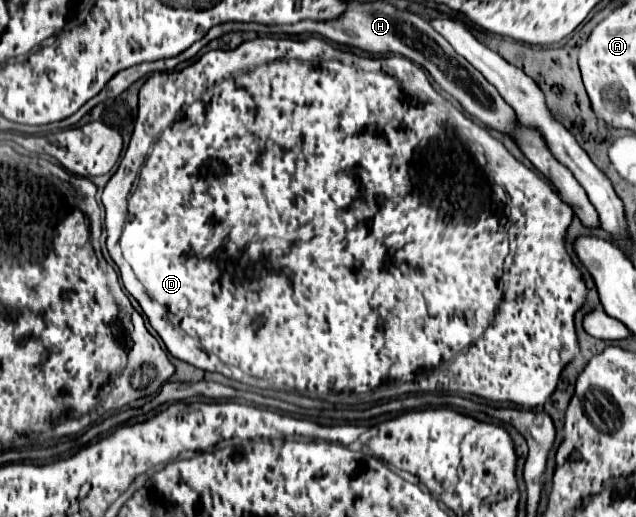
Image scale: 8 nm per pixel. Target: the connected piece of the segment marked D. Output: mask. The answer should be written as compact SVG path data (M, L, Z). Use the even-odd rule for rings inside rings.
M266 36L243 42L235 50L211 50L211 52L203 54L197 62L193 62L191 66L187 66L187 68L183 68L179 72L155 72L155 74L151 74L147 78L147 82L139 90L139 114L137 114L133 136L131 136L131 144L129 144L123 160L119 162L117 172L111 176L111 180L107 182L107 186L103 190L103 206L105 206L107 250L109 250L111 258L113 258L113 262L119 266L125 290L139 302L139 306L141 306L143 314L147 316L149 324L157 330L157 334L165 342L165 348L175 358L181 358L181 360L185 360L185 362L189 362L189 364L193 364L193 366L201 370L219 372L219 374L223 374L227 378L241 380L241 382L251 386L275 391L291 390L295 393L305 394L305 396L319 398L319 400L327 400L327 402L333 402L333 404L377 402L377 400L383 400L383 398L399 398L399 396L411 394L411 392L413 394L417 394L417 392L455 392L455 394L479 396L479 398L485 398L485 400L491 400L491 402L513 402L517 406L523 406L523 408L531 410L531 408L537 408L537 406L541 406L541 404L545 404L549 400L549 396L557 388L557 382L559 382L559 376L561 376L563 368L579 354L579 342L577 342L573 318L575 318L575 312L587 300L587 286L585 286L581 270L573 264L573 260L571 260L571 256L567 254L567 248L565 248L565 236L567 236L567 228L569 228L571 218L573 218L573 210L559 198L559 194L555 190L551 190L551 186L545 180L541 180L533 170L529 170L519 160L515 160L507 152L507 148L491 135L488 128L475 124L469 116L464 114L460 107L438 94L431 86L427 74L417 64L413 64L411 60L407 60L403 56L367 58L351 54L351 52L341 52L341 50L333 48L331 44L327 44L321 38L291 40L289 37ZM491 170L495 170L494 182L505 188L507 194L509 194L509 205L511 205L509 224L511 224L511 230L521 230L508 231L509 236L507 236L507 226L505 226L503 202L497 202L497 186L495 186L495 196L493 196L493 180L487 178L489 176L487 172L491 172ZM411 176L415 176L419 182L413 182ZM437 194L441 194L441 210L437 210ZM117 238L121 238L123 254L121 254L121 250L117 250Z

